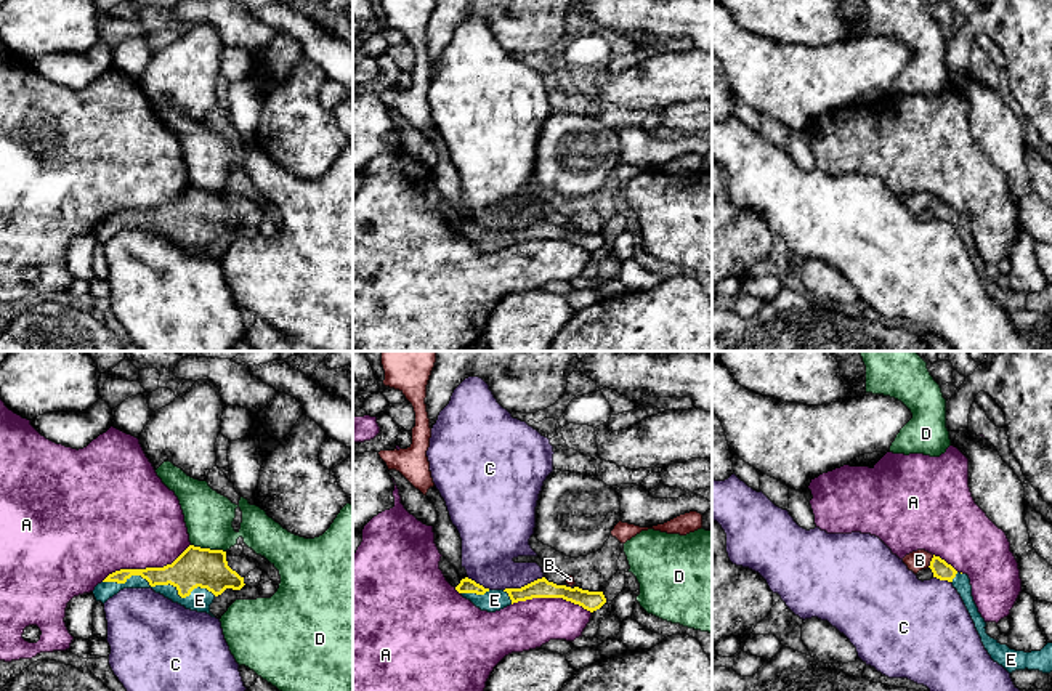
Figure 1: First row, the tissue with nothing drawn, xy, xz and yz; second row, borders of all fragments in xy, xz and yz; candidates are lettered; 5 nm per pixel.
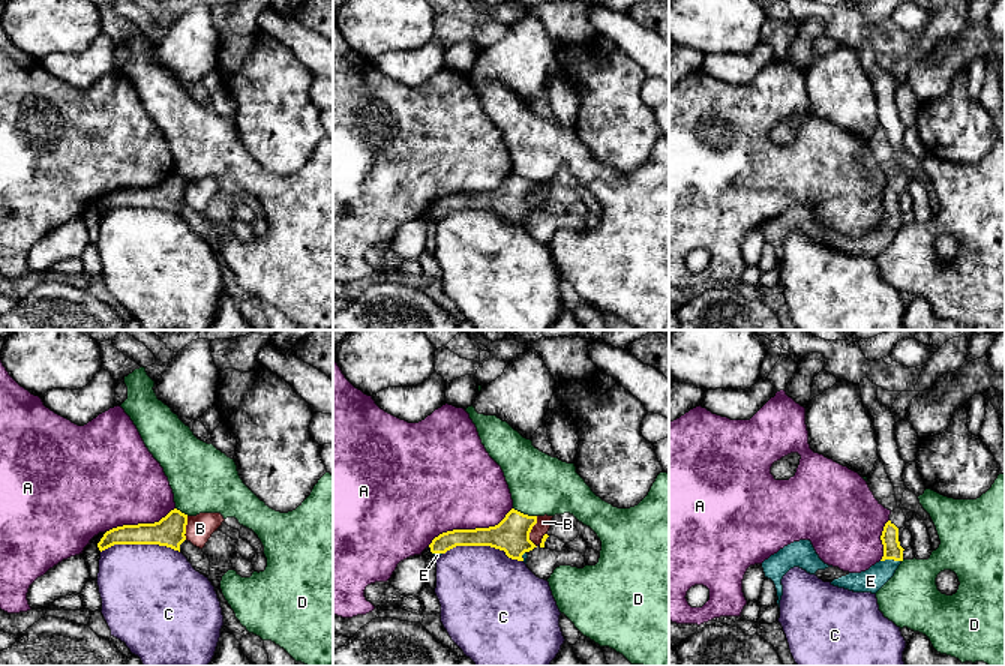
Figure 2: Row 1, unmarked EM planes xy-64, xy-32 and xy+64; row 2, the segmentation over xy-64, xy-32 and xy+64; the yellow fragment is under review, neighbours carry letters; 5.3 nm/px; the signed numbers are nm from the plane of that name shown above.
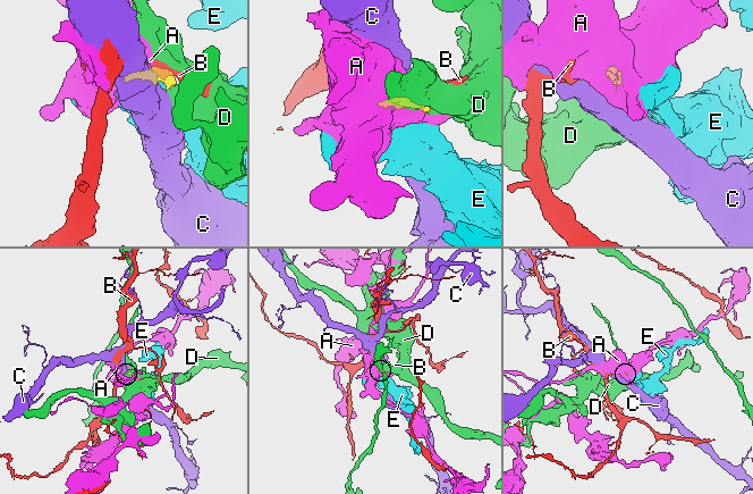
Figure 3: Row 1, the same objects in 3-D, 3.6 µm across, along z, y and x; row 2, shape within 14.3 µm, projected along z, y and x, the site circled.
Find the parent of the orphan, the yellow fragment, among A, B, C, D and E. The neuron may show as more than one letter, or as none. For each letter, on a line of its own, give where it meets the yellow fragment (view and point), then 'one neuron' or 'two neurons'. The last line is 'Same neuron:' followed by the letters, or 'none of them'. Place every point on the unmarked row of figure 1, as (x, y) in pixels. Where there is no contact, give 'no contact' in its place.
A: xy (146, 209) | two neurons
B: yz (930, 202) | two neurons
C: xz (525, 226) | two neurons
D: xy (209, 189) | two neurons
E: xy (161, 225) | one neuron
Same neuron: E

